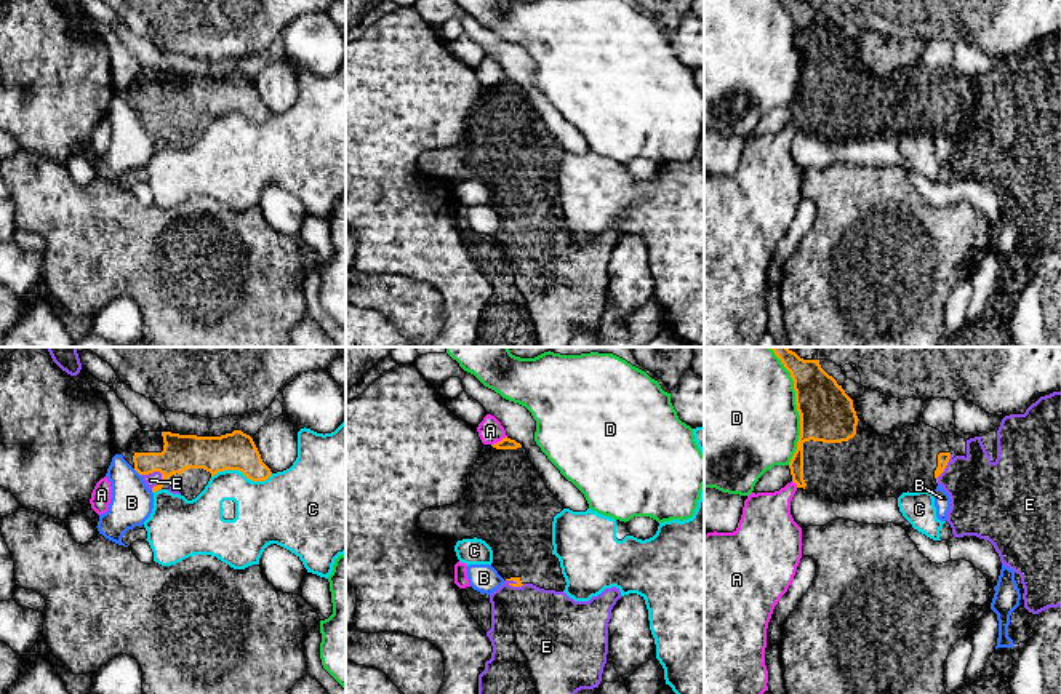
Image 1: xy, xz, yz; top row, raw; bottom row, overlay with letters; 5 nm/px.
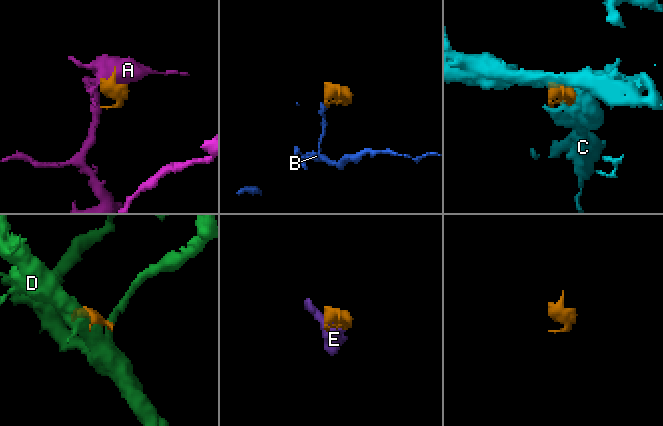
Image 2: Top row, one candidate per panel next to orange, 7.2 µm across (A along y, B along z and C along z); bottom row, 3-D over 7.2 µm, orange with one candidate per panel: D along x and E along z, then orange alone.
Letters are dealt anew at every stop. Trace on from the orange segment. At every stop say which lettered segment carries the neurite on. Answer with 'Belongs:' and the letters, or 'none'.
Belongs: E

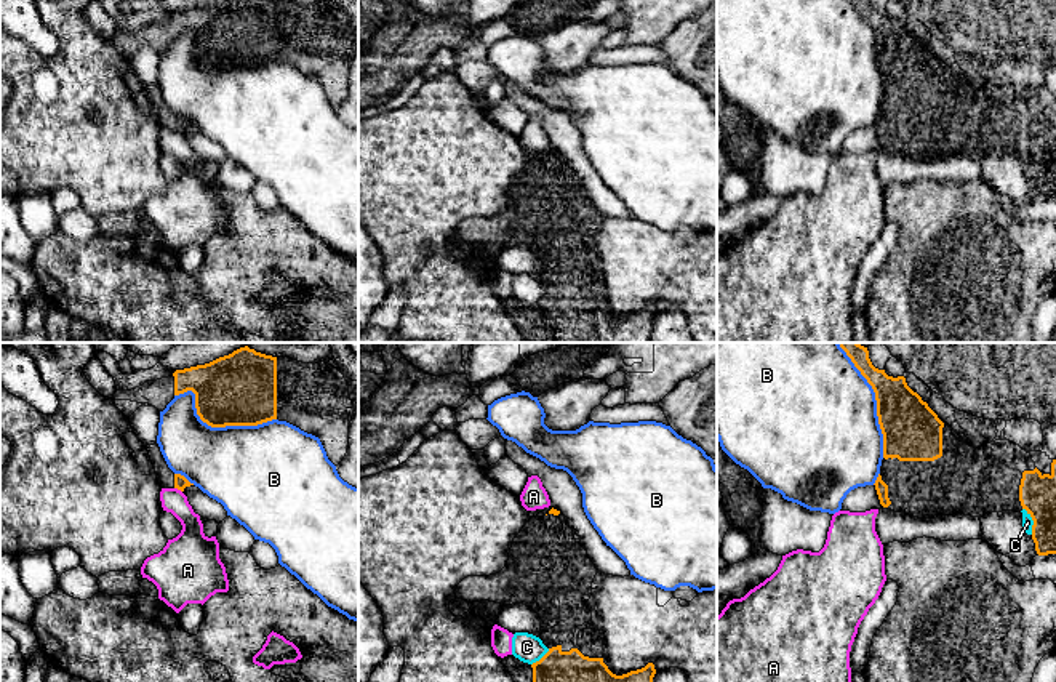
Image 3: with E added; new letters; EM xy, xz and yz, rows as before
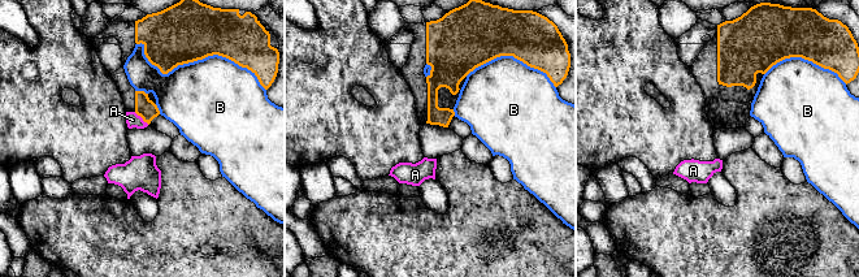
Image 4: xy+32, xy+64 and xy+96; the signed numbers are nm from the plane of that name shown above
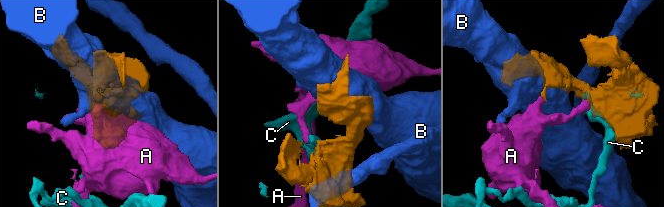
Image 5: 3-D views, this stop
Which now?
Belongs: none

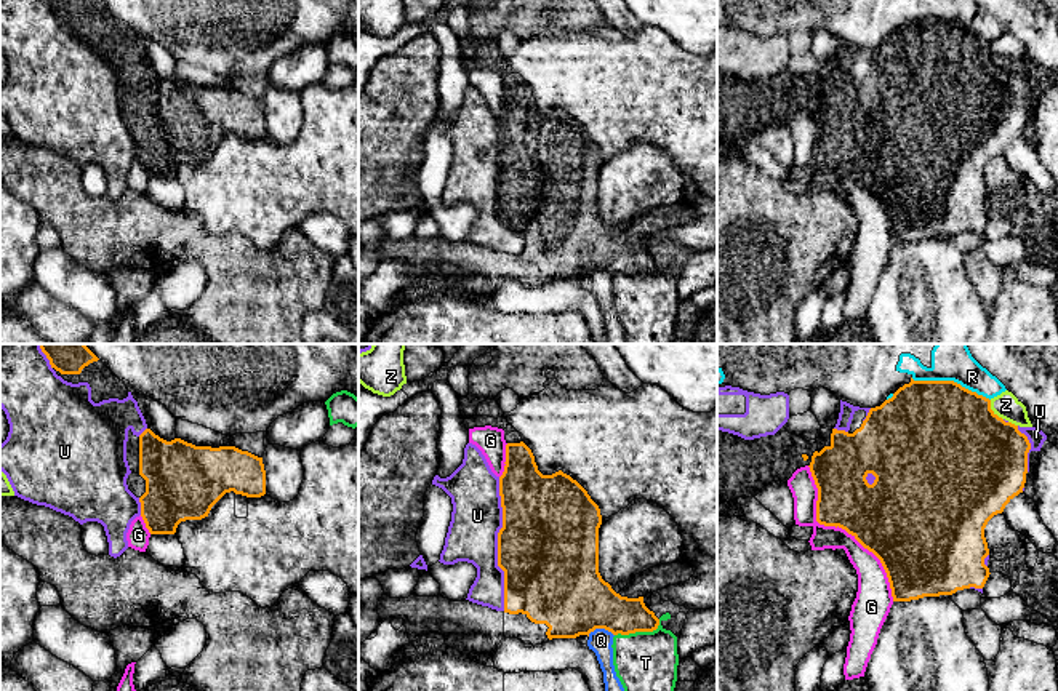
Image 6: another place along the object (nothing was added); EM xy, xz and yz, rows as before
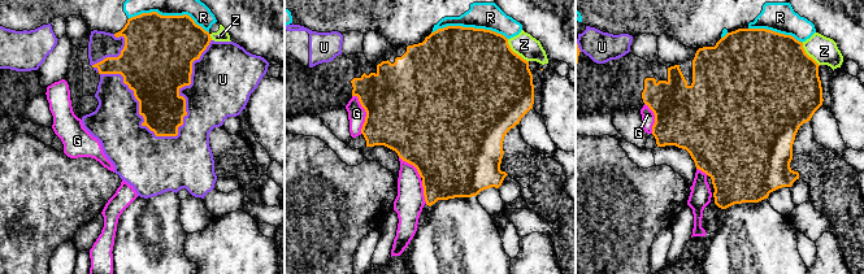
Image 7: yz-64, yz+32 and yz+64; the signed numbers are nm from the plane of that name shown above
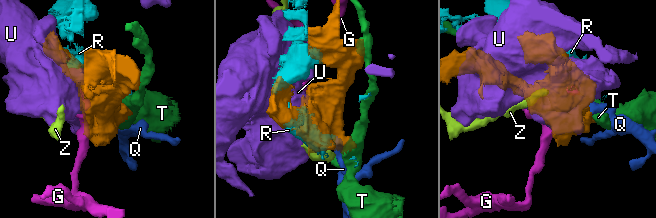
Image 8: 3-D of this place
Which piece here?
Belongs: none

